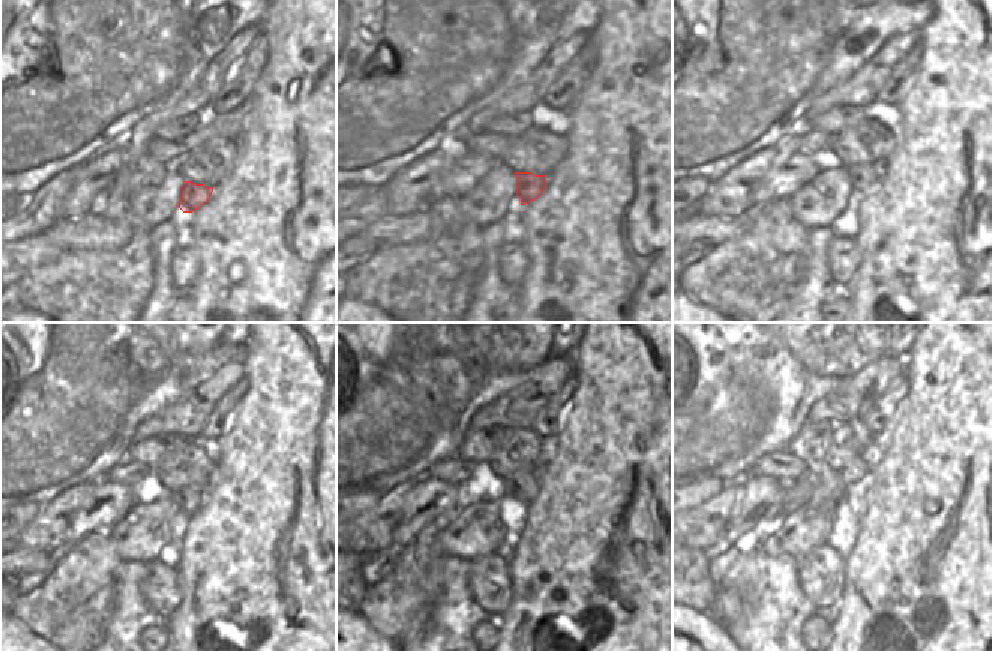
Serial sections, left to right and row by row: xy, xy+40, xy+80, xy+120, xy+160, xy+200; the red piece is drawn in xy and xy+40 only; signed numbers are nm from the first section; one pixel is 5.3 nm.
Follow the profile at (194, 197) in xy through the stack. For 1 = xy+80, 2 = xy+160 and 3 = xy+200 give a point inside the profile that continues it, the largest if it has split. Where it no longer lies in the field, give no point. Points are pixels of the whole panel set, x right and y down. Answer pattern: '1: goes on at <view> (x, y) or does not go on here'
1: goes on at xy+80 (865, 176)
2: goes on at xy+160 (524, 485)
3: goes on at xy+200 (856, 470)

